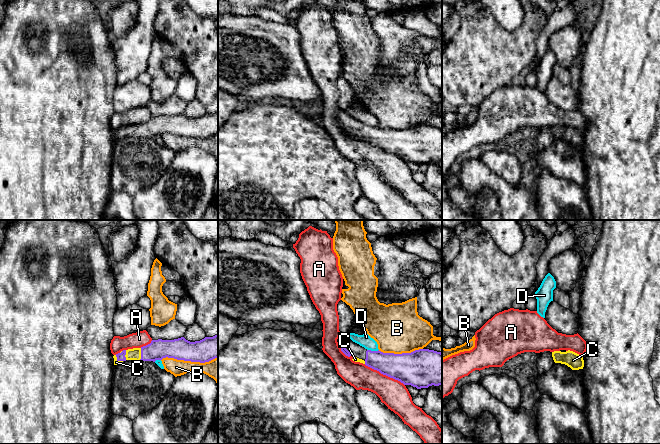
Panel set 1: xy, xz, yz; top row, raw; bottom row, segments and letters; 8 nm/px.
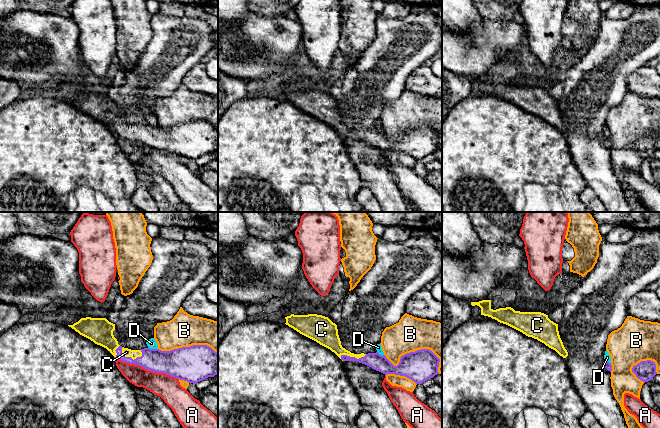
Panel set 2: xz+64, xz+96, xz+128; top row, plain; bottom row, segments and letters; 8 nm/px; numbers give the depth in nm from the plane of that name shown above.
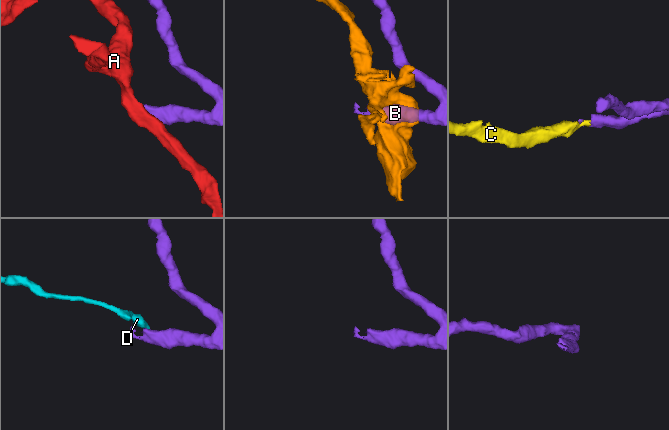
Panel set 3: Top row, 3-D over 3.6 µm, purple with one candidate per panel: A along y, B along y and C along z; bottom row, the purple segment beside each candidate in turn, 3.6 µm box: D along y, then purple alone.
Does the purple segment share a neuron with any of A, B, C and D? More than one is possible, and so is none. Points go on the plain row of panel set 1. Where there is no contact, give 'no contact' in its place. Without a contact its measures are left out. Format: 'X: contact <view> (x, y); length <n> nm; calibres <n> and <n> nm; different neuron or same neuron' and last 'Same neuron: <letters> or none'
A: contact xz (384, 150); length 360 nm; calibres 260 and 220 nm; different neuron
B: contact xy (189, 136); length 460 nm; calibres 190 and 160 nm; different neuron
C: contact xy (141, 130); length 110 nm; calibres 160 and 100 nm; same neuron
D: contact xz (373, 127); length 100 nm; calibres 200 and 100 nm; different neuron
Same neuron: C

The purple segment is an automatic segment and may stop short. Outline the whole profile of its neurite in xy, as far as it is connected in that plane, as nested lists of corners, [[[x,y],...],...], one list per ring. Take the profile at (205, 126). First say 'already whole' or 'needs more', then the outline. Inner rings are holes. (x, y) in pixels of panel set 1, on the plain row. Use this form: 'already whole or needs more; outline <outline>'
needs more; outline [[[218,110],[190,118],[184,113],[174,116],[152,116],[141,124],[123,126],[113,132],[114,141],[126,136],[153,137],[163,134],[205,139],[218,134]]]

